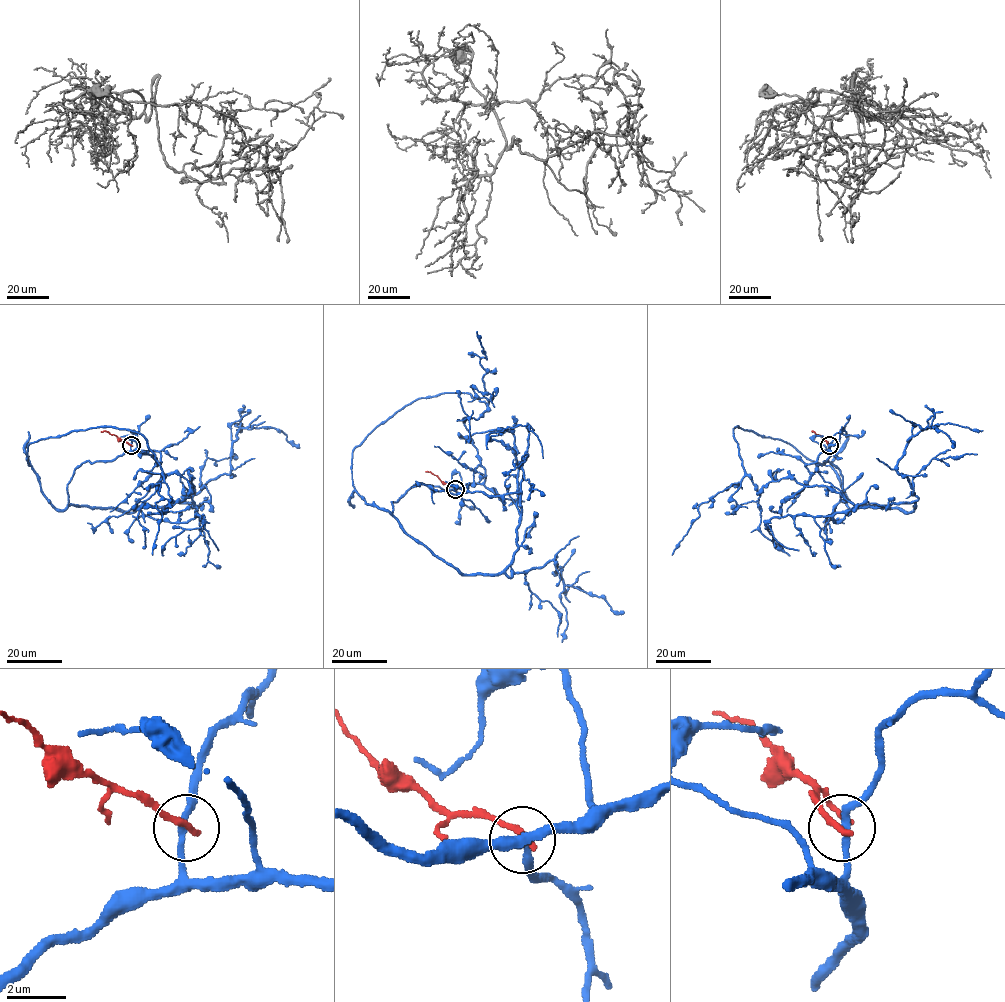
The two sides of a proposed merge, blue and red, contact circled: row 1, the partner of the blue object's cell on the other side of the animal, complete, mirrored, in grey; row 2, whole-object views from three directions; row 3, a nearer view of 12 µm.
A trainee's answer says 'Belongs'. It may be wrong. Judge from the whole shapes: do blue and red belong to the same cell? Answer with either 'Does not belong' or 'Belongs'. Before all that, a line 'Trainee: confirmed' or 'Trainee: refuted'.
Trainee: refuted
Does not belong

